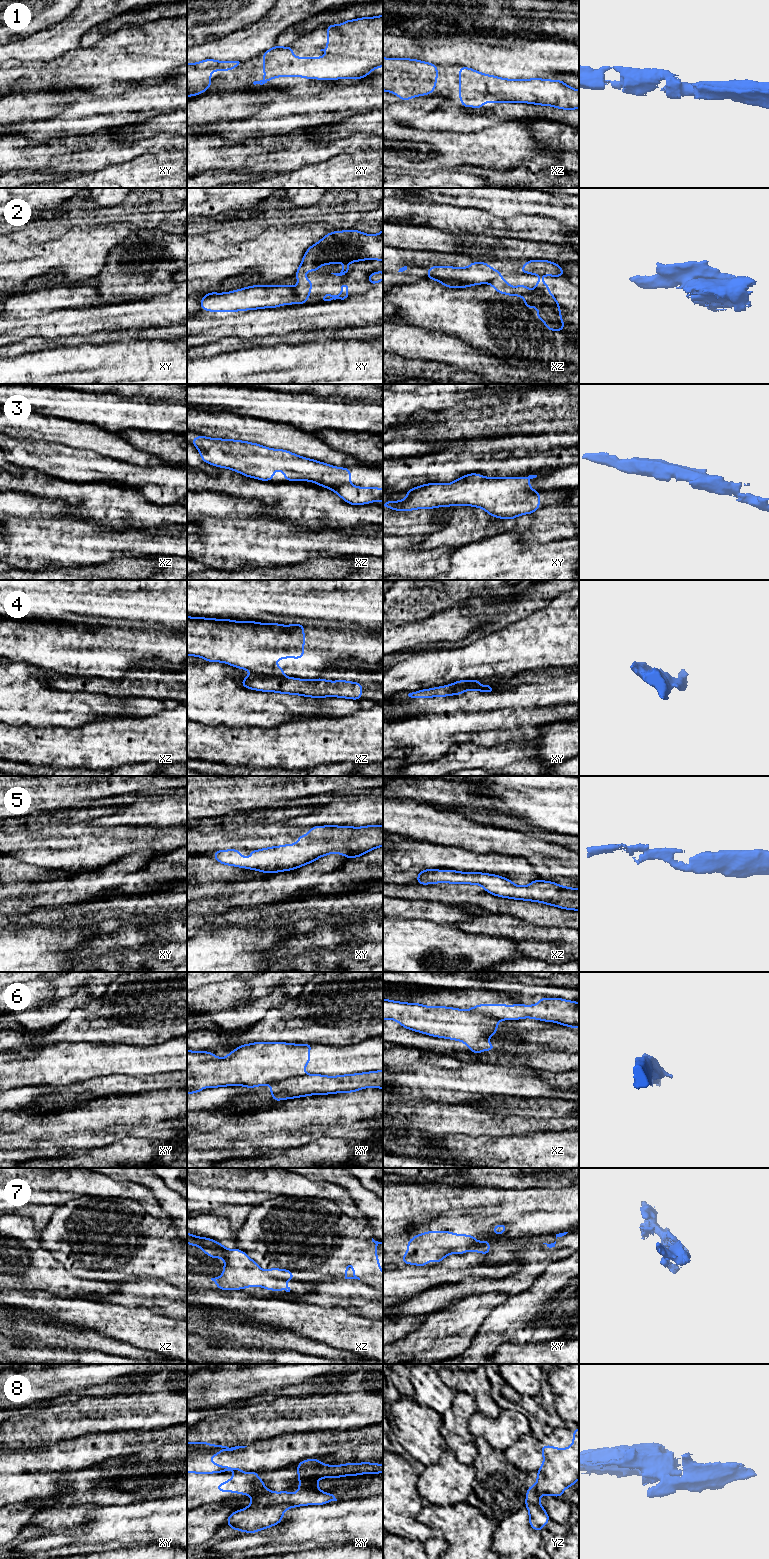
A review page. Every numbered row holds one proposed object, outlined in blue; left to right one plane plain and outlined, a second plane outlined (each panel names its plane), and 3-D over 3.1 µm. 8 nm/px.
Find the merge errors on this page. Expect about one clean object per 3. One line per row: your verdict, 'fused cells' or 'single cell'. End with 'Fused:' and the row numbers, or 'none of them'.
1: single cell
2: fused cells
3: single cell
4: fused cells
5: single cell
6: fused cells
7: fused cells
8: fused cells
Fused: 2, 4, 6, 7, 8

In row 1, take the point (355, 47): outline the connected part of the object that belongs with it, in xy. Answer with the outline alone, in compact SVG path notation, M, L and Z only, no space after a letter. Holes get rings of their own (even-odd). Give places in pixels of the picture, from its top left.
M383 15L375 17L363 17L354 20L345 20L339 25L327 25L327 47L321 49L327 53L326 57L294 57L292 46L280 47L278 44L263 52L263 72L265 76L253 84L263 85L276 77L304 77L306 79L336 80L354 79L359 80L368 76L373 69L383 66Z

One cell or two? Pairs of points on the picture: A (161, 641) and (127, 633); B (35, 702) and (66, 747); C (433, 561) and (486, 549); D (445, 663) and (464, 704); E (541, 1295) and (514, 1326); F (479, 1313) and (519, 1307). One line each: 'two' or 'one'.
A: one
B: two
C: two
D: two
E: one
F: two

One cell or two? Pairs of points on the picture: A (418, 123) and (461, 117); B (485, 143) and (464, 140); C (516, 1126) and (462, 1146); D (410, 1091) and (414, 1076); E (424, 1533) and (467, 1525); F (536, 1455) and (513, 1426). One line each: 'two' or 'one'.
A: one
B: one
C: two
D: one
E: two
F: two

